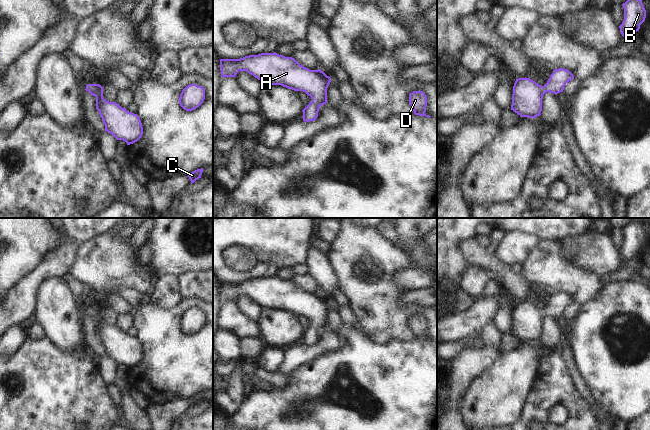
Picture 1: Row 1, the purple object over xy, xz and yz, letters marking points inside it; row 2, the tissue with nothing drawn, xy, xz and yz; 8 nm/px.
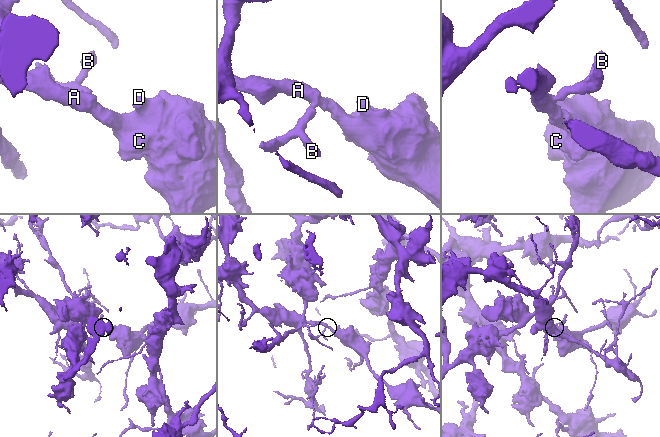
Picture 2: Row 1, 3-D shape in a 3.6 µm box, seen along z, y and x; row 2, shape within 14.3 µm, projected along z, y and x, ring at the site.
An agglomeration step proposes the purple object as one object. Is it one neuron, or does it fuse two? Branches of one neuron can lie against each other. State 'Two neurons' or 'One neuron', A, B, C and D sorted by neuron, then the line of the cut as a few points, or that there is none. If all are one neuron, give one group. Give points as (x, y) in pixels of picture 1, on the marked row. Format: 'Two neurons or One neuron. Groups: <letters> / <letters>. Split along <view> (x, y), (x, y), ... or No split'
One neuron. Groups: A B C D. No split

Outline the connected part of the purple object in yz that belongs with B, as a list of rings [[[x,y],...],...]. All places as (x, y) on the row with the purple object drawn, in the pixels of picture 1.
[[[627,0],[622,4],[624,8],[624,20],[619,26],[623,37],[630,37],[639,31],[640,25],[645,21],[646,10],[642,0]]]

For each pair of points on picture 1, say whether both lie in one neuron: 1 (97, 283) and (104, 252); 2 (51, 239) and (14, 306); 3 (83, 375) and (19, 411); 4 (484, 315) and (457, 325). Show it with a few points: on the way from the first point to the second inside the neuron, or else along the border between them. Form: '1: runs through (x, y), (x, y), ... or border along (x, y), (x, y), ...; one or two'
1: runs through (98, 275), (100, 265), (104, 260); one
2: border along (53, 248), (33, 269), (18, 279); two
3: runs through (67, 389), (42, 393), (35, 398); one
4: runs through (477, 316), (464, 325); one

